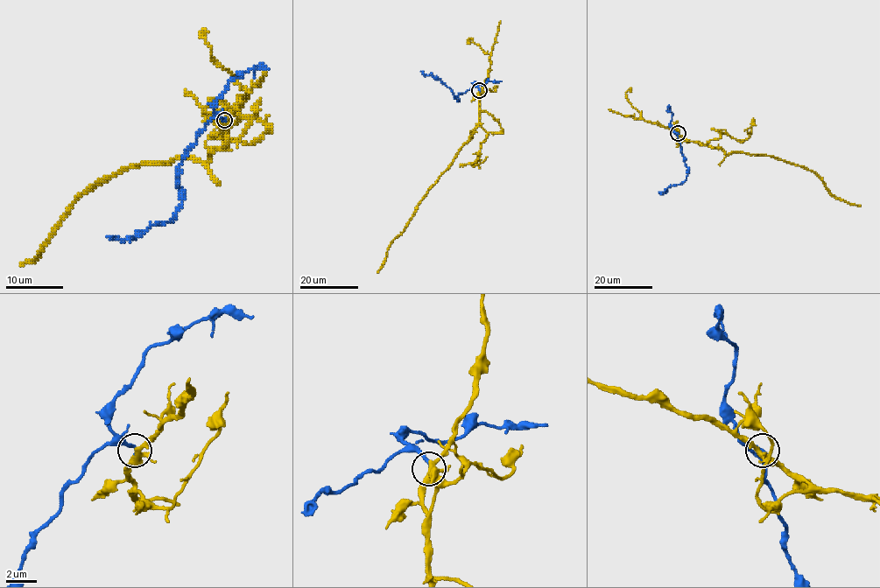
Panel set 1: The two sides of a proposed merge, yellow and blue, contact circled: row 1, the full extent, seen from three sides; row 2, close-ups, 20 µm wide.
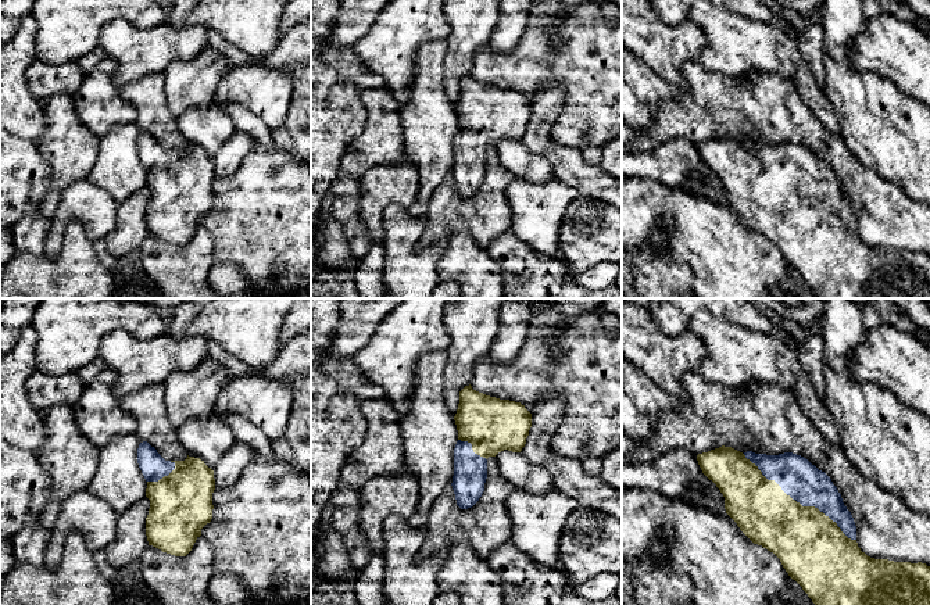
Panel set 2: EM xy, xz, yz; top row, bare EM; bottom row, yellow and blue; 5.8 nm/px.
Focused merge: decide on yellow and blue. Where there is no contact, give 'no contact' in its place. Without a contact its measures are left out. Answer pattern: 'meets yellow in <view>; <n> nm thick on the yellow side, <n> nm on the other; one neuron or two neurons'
meets yellow in yz; 380 nm thick on the yellow side, 220 nm on the other; one neuron

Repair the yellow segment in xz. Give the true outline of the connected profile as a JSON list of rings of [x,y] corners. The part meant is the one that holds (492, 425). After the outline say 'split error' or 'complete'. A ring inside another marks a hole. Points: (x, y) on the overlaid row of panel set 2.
[[[465,386],[459,391],[459,404],[454,416],[458,441],[454,448],[453,490],[461,509],[472,508],[484,491],[487,458],[508,450],[521,452],[532,427],[532,414],[521,402],[486,395]]]; split error

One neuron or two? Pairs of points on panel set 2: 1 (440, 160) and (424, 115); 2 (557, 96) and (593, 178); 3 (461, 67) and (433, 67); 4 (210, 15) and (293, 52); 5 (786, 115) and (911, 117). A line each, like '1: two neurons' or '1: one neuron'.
1: one neuron
2: one neuron
3: two neurons
4: two neurons
5: two neurons

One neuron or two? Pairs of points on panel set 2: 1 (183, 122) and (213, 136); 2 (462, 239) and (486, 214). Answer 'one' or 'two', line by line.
1: one
2: two

